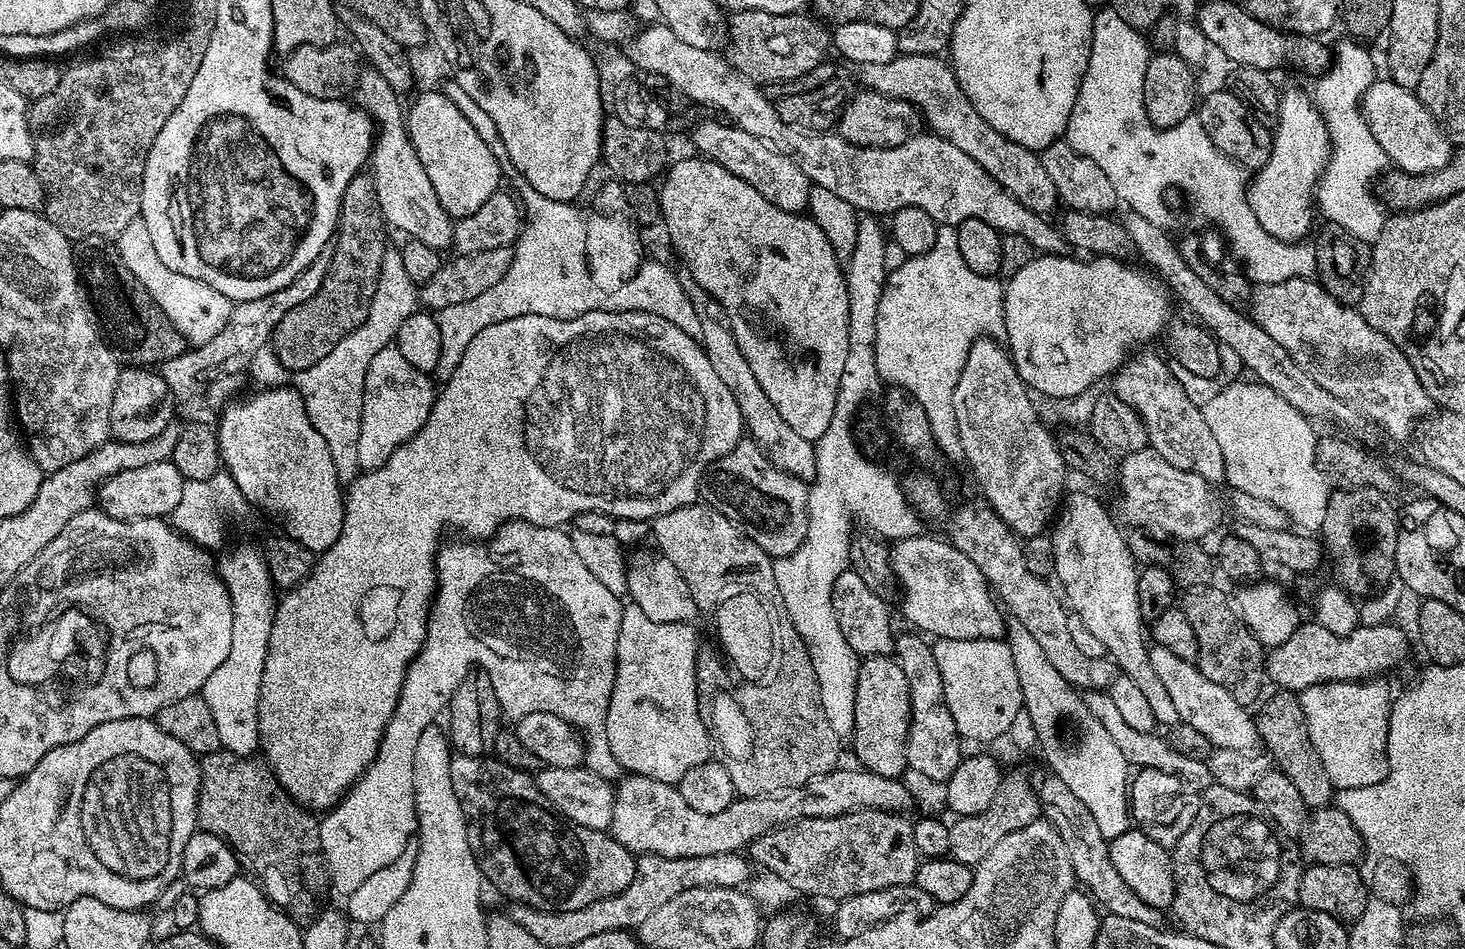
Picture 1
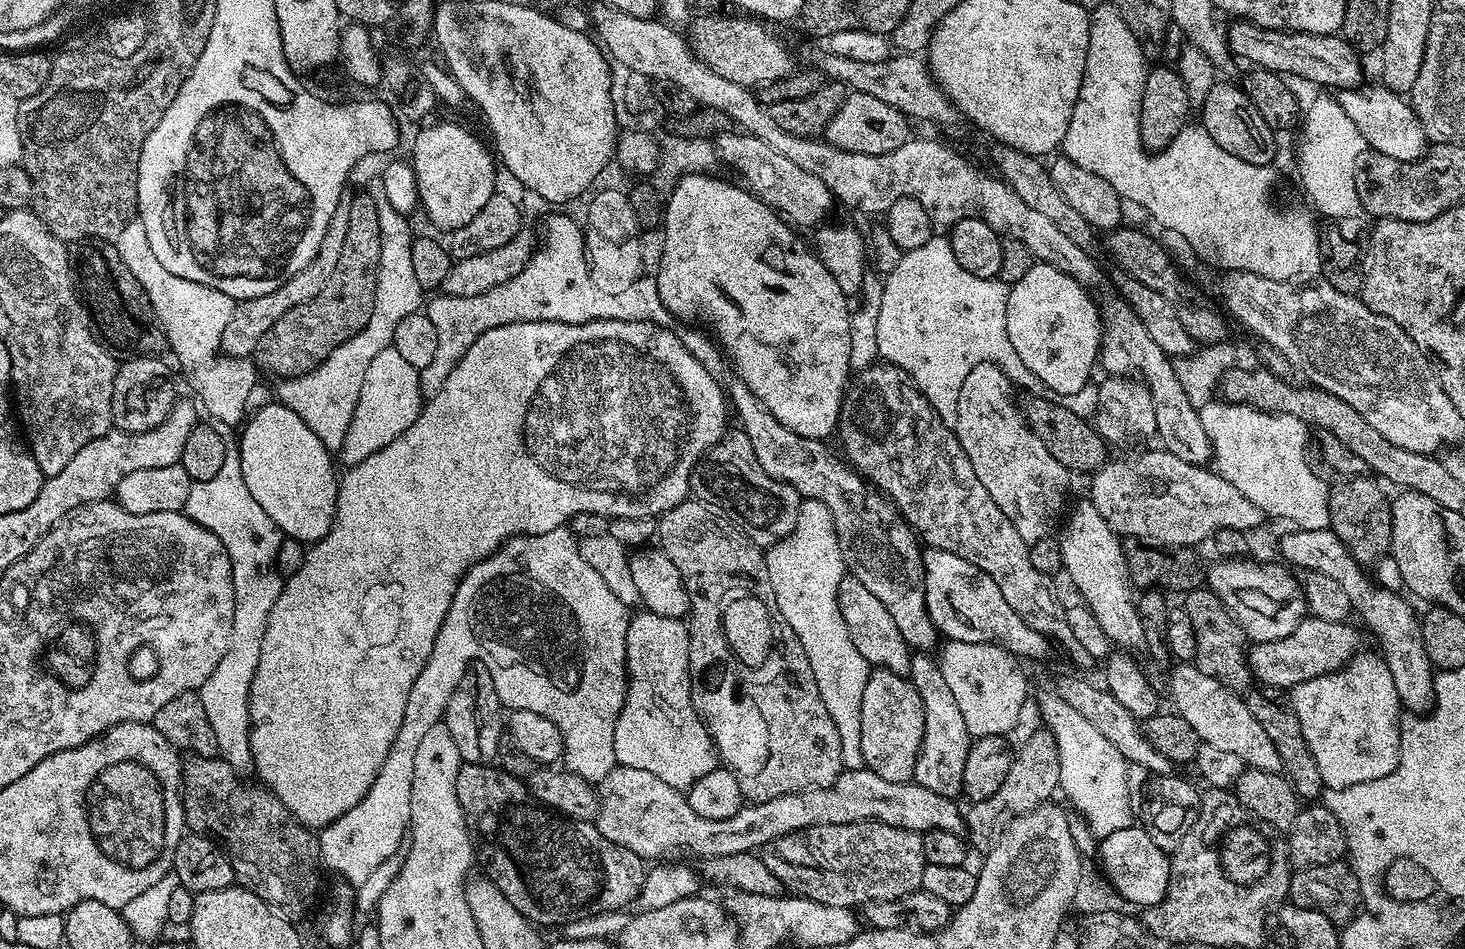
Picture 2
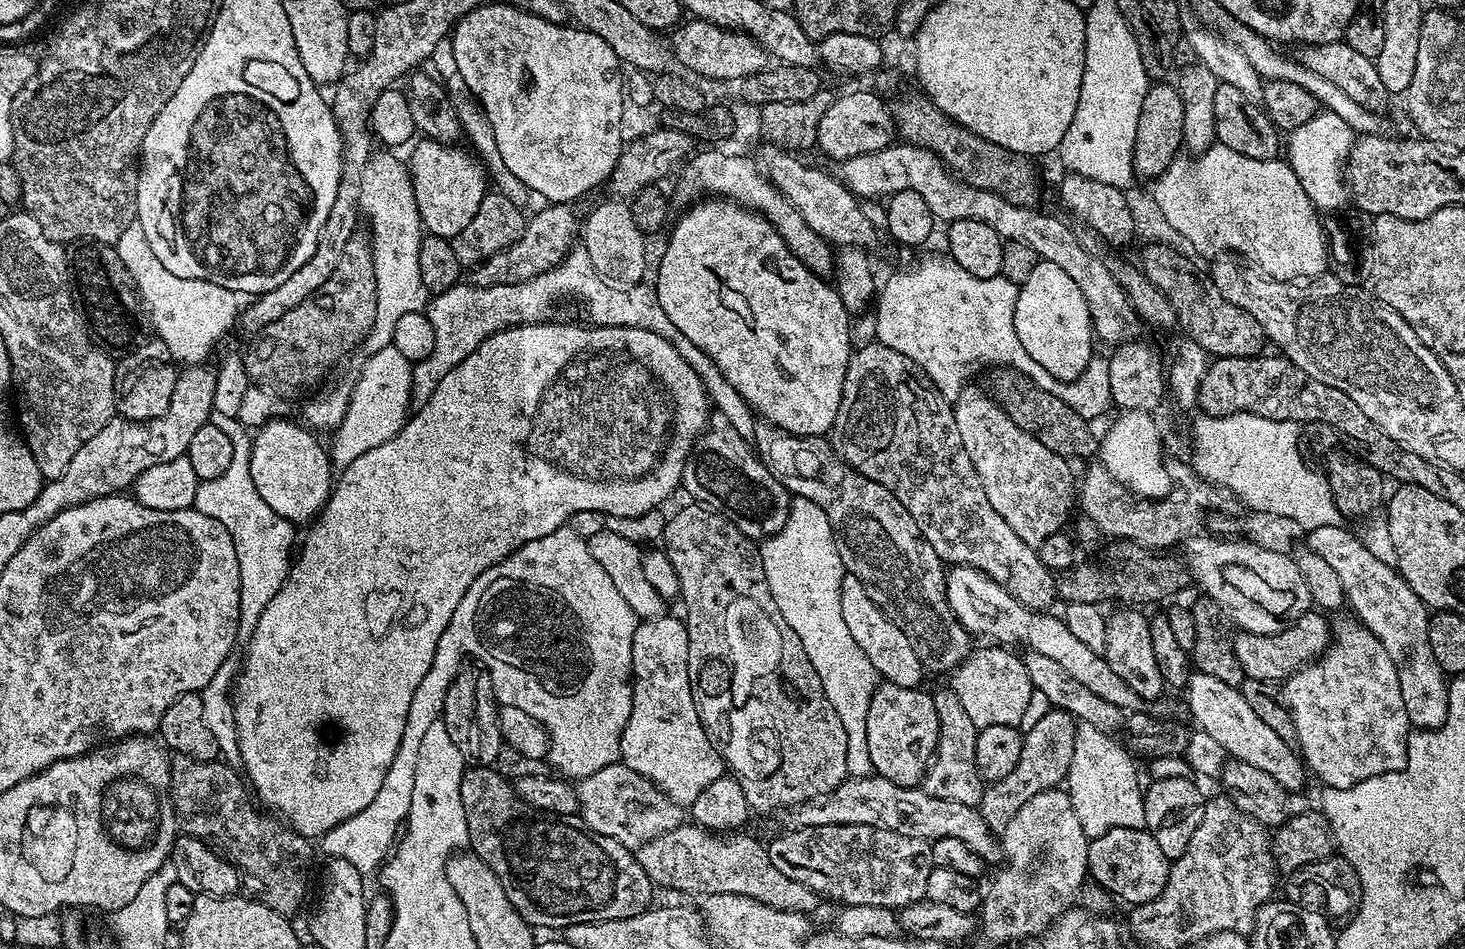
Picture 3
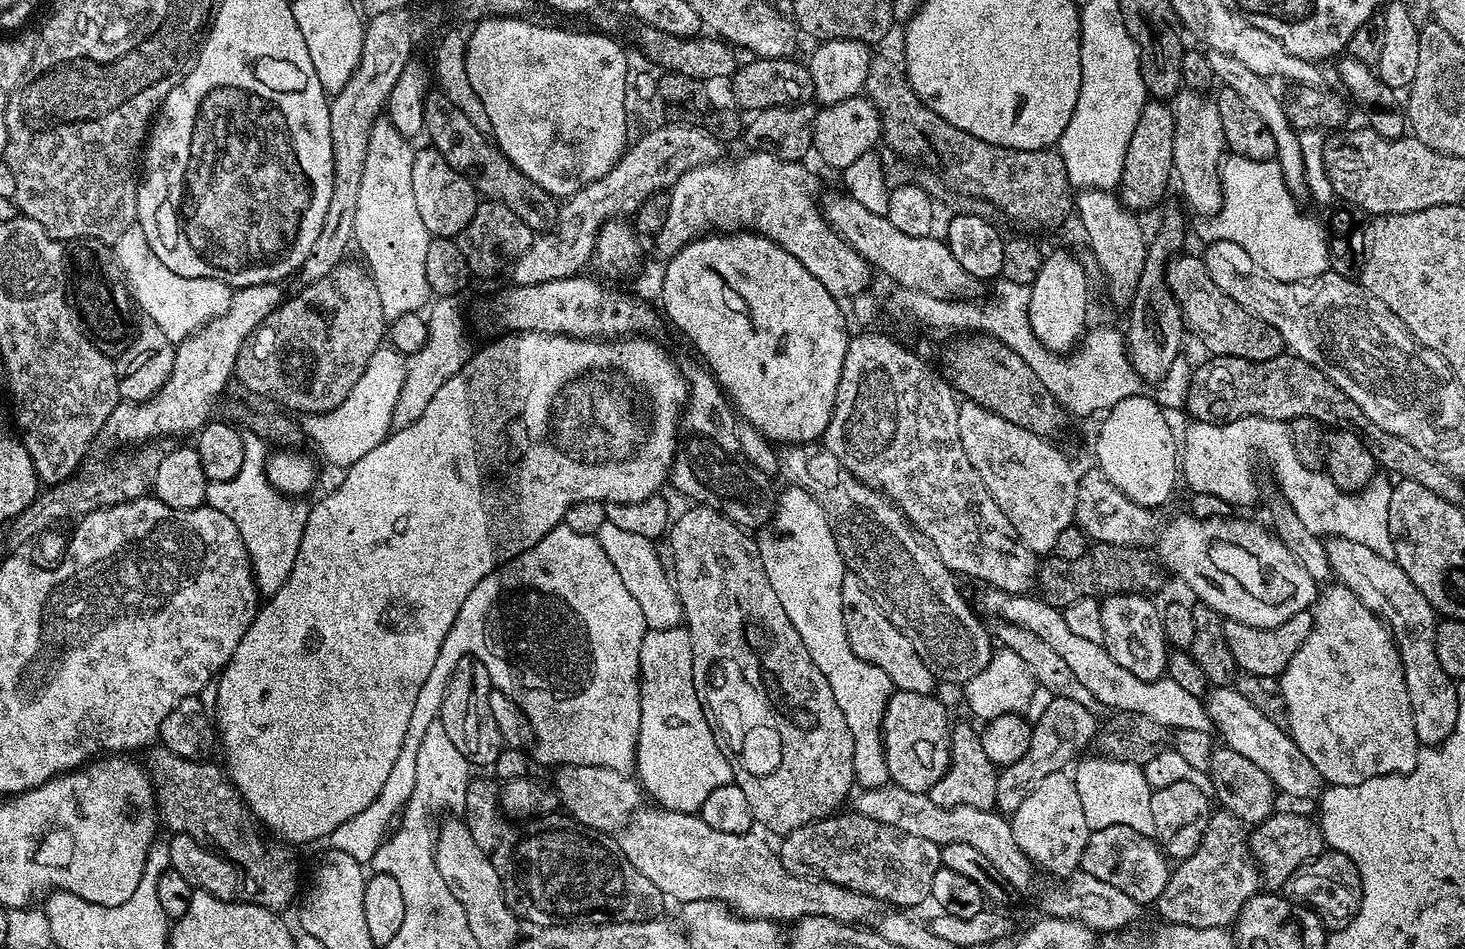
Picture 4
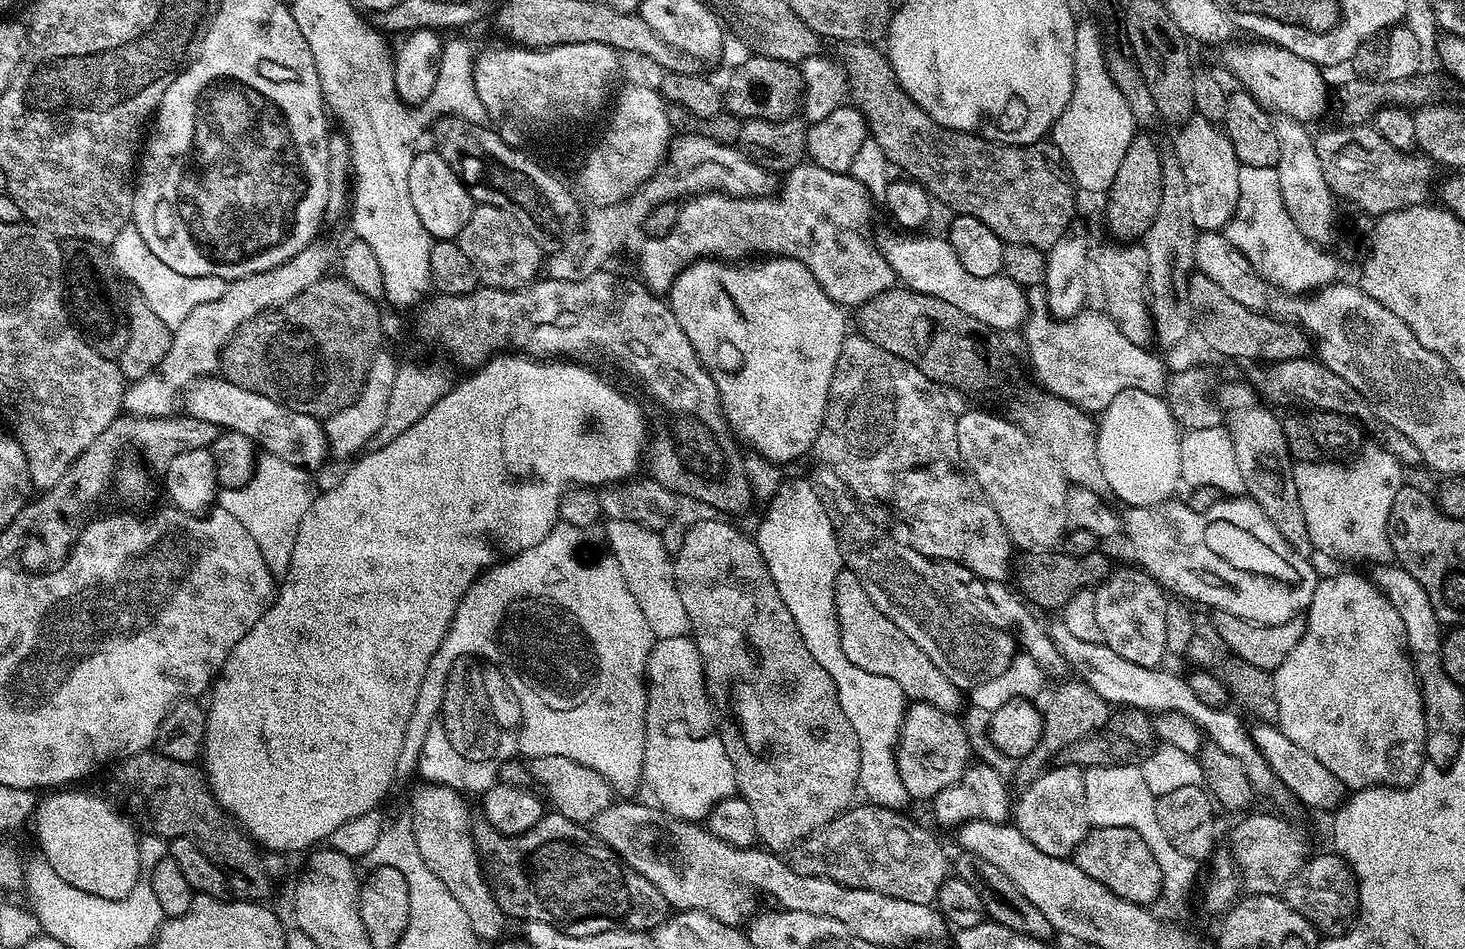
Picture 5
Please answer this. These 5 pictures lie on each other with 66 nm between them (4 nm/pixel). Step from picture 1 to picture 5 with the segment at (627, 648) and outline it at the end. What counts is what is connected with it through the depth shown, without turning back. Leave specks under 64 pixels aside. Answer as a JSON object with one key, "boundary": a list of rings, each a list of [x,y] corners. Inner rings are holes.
{"boundary":[[[691,635],[662,638],[653,643],[646,673],[646,788],[669,812],[669,817],[689,822],[707,821],[712,807],[737,795],[736,771],[722,746],[712,701],[704,685],[704,667]]]}

